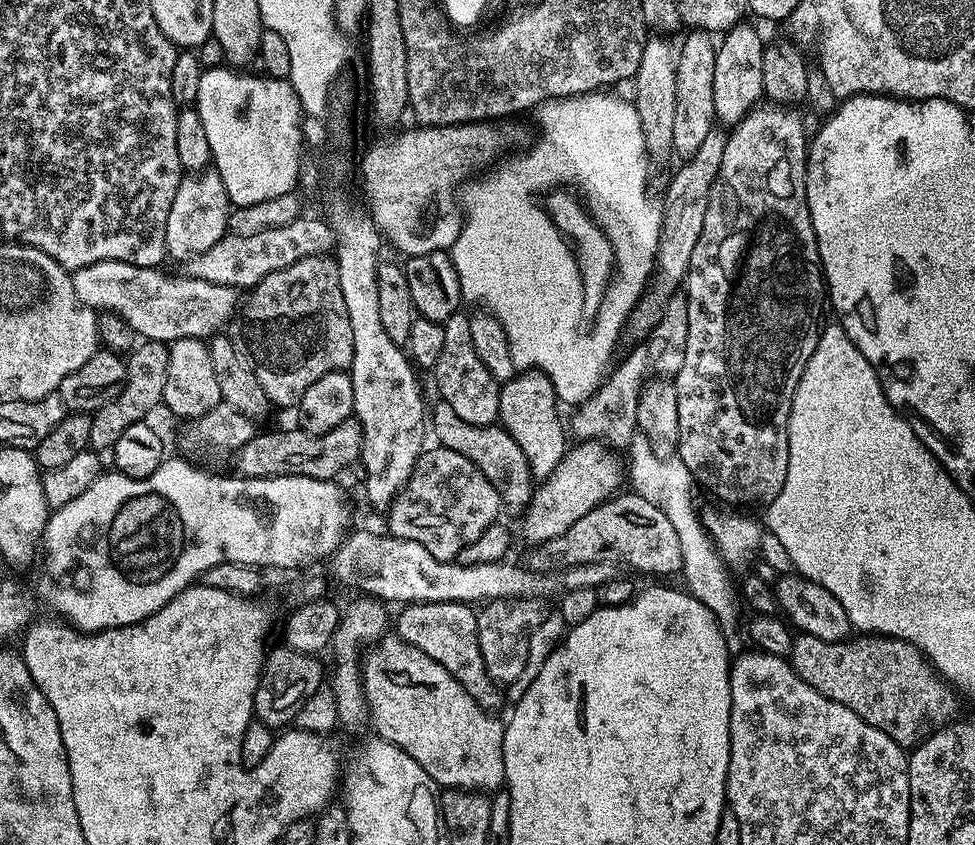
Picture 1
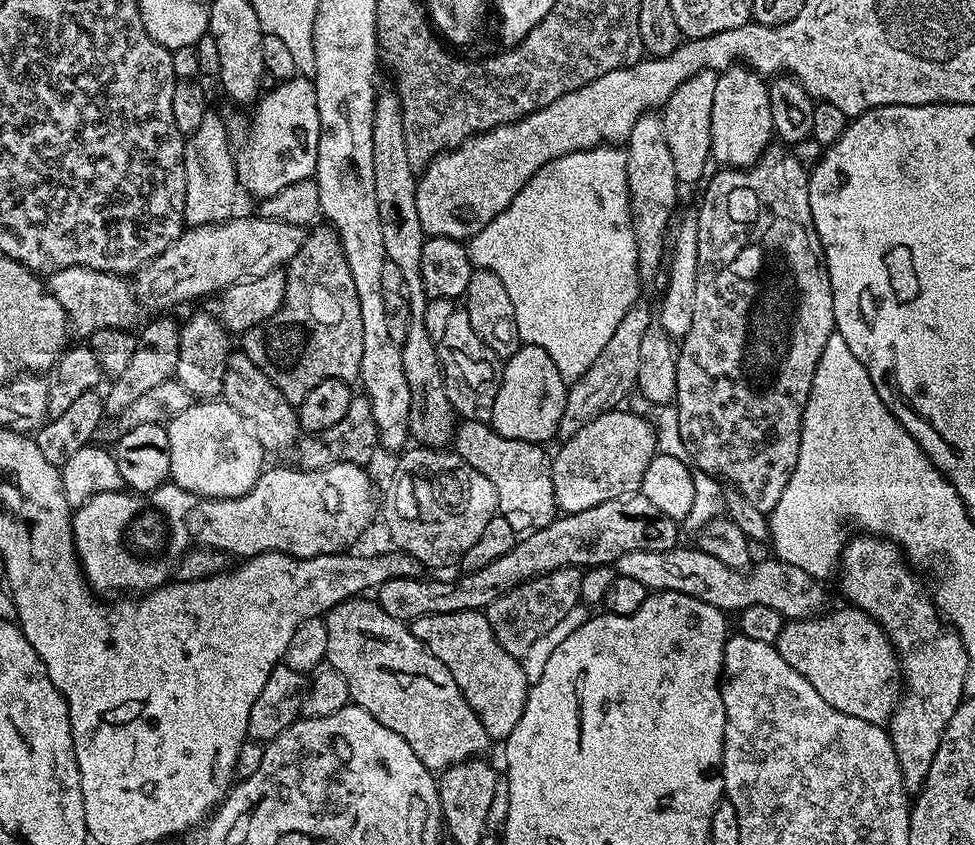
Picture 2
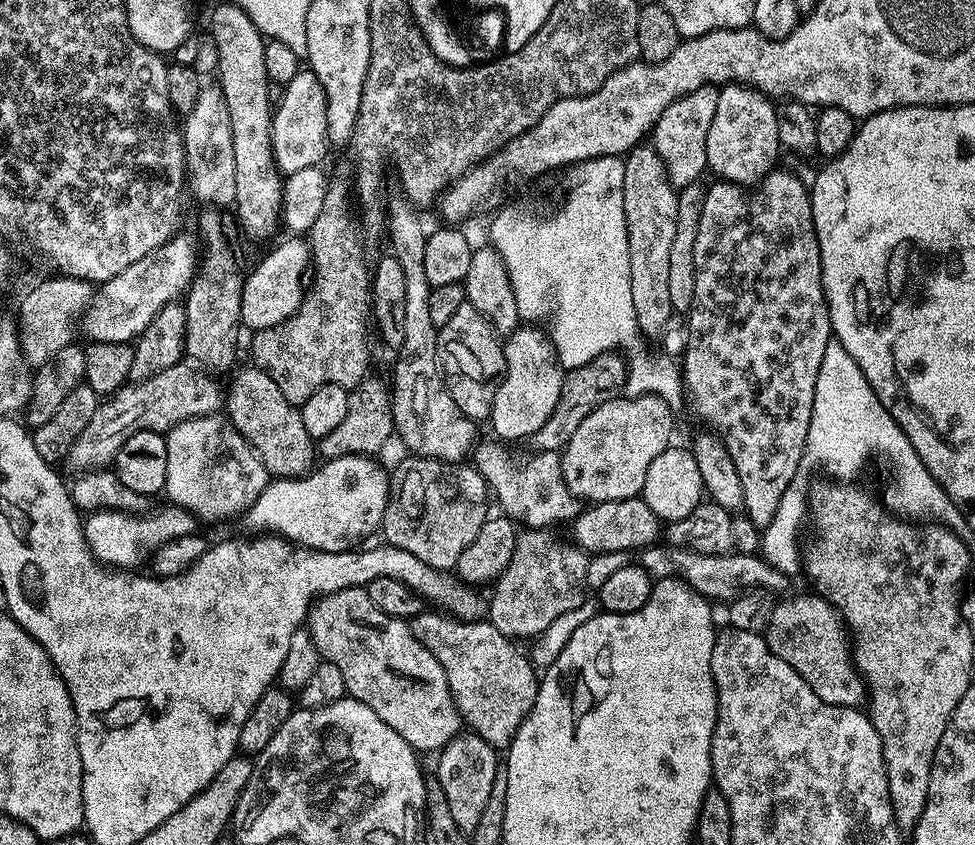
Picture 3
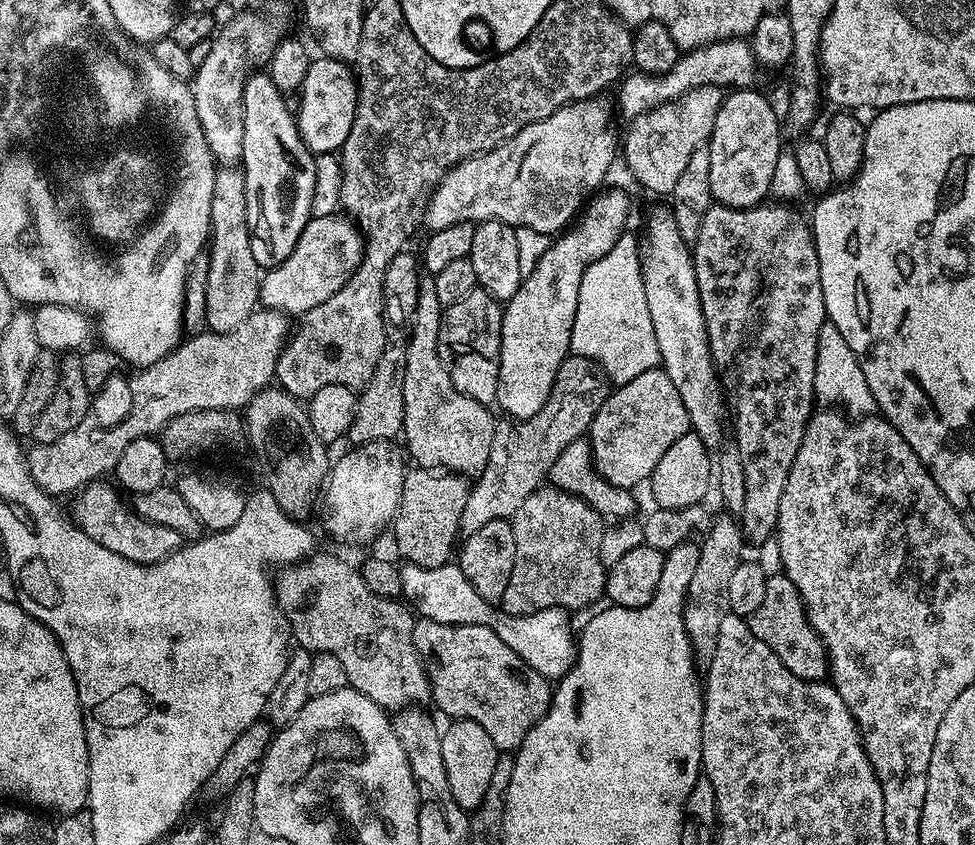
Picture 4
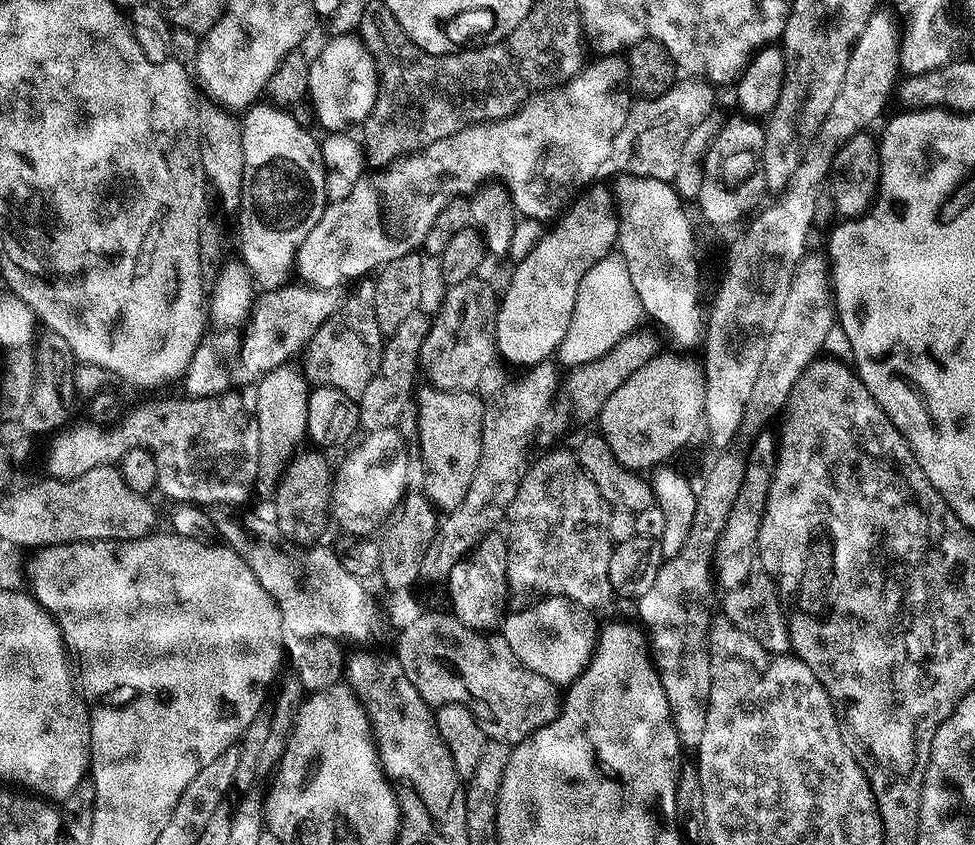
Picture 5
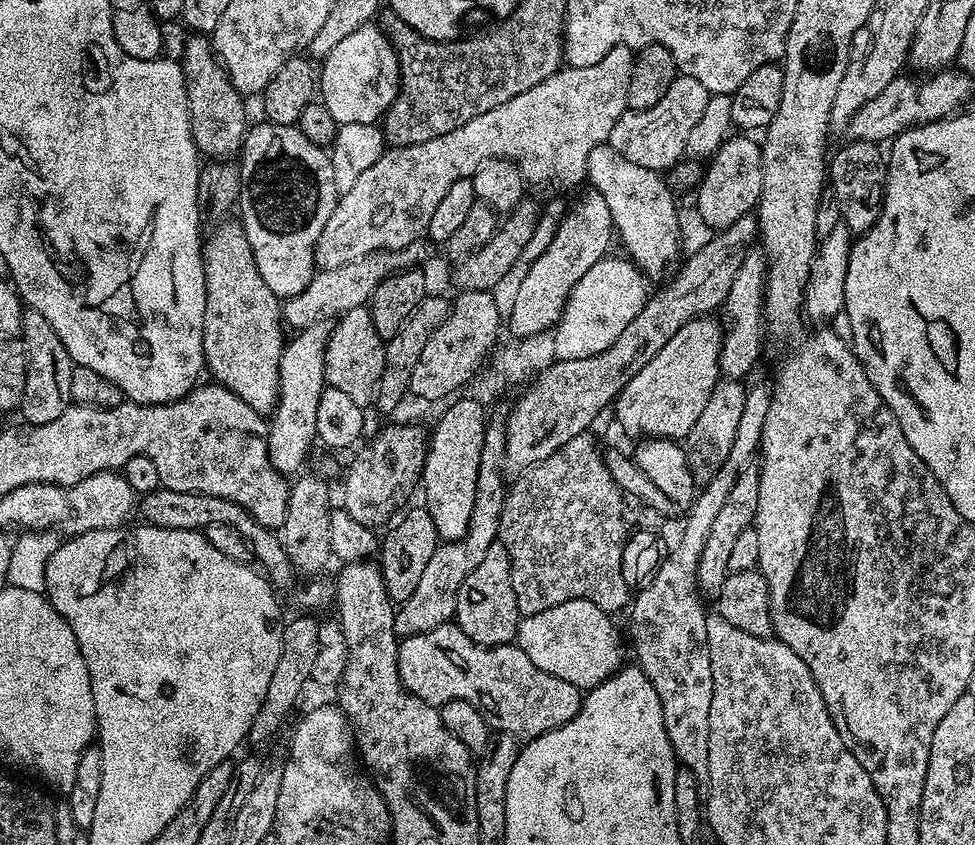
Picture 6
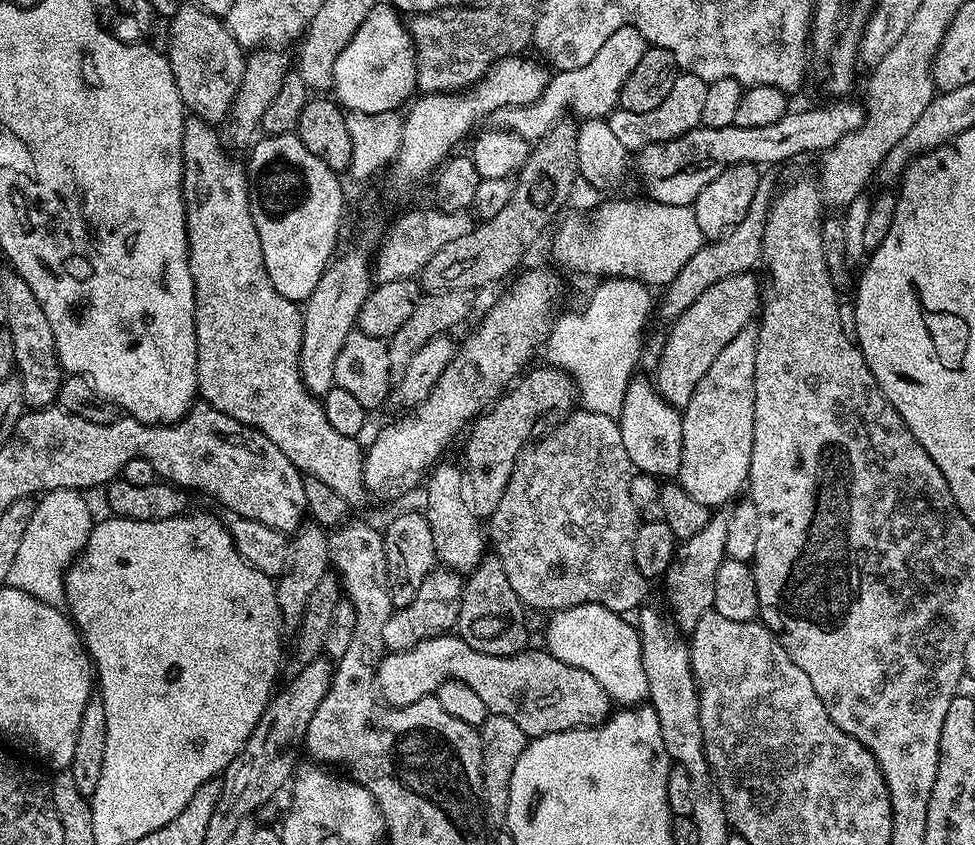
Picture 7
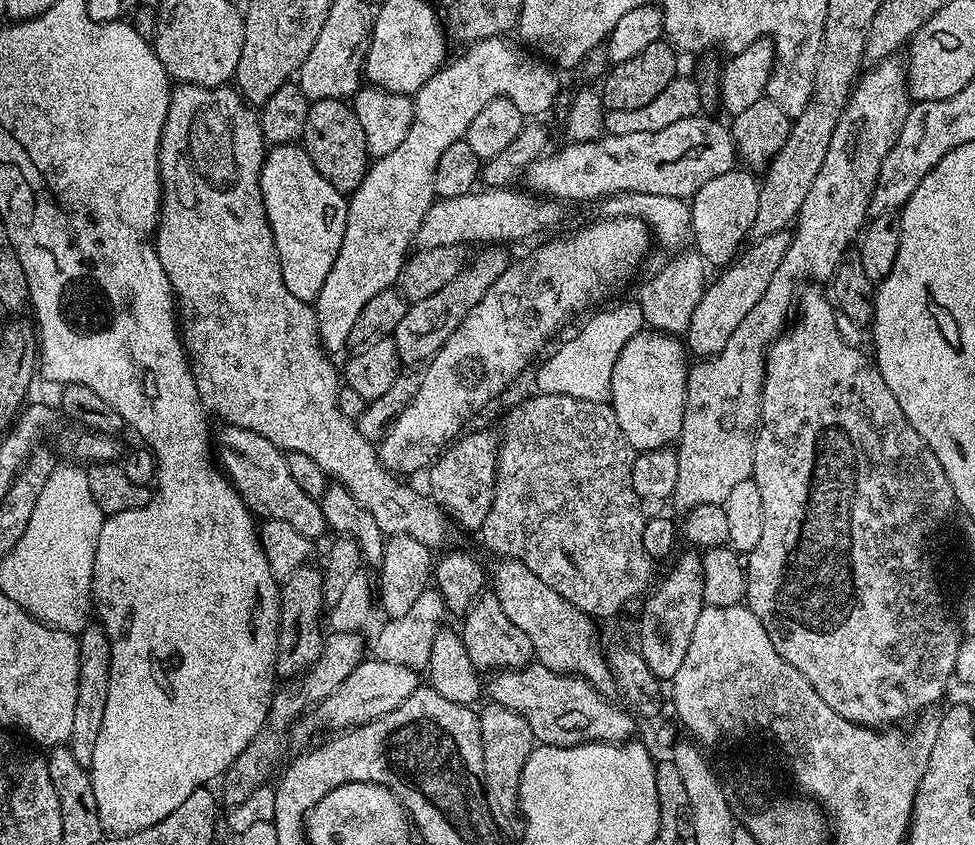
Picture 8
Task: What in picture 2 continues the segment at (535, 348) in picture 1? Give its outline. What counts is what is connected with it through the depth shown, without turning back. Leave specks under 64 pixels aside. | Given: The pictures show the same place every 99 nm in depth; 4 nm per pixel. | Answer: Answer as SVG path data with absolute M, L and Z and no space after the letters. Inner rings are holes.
M620 146L583 148L580 152L571 152L565 156L554 158L550 162L546 162L546 166L542 166L542 170L538 170L538 174L534 174L534 178L530 178L530 182L526 182L524 189L512 199L510 206L506 206L506 210L502 210L502 214L498 214L489 224L484 225L482 231L471 237L470 243L467 245L468 254L477 269L494 272L498 278L502 278L502 286L506 286L506 294L510 294L510 302L514 302L517 337L523 343L533 344L542 350L546 350L546 354L550 354L550 358L554 358L554 366L558 366L558 370L564 375L565 381L568 382L578 379L582 374L586 374L590 362L594 362L594 358L598 358L598 354L602 354L602 346L606 346L606 342L610 342L610 334L614 334L614 330L618 330L618 322L622 322L626 310L630 310L633 304L637 303L639 296L636 295L639 294L640 288L642 289L642 281L638 274L638 246L632 229L632 215L628 209L627 169L628 153ZM512 220L516 220L516 232L512 232ZM544 223L548 223L552 228L561 227L560 232L565 236L564 248L566 251L572 251L576 244L580 247L576 252L576 260L580 264L588 263L588 272L572 272L568 276L568 272L564 268L556 268L553 272L548 268L544 268L540 272L538 265L528 264L531 260L538 259L544 252L544 240L542 237L536 236L536 228L542 227Z

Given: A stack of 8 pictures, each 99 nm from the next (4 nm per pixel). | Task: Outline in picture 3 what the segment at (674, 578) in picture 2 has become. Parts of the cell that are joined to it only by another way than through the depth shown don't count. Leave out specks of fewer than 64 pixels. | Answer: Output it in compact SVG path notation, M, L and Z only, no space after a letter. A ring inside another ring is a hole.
M655 544L643 549L640 556L642 556L640 563L655 579L678 575L708 600L715 600L714 598L716 598L728 602L739 596L741 592L755 587L778 592L778 589L786 584L786 577L780 571L774 570L772 566L765 562L763 557L753 553L702 554L684 547Z

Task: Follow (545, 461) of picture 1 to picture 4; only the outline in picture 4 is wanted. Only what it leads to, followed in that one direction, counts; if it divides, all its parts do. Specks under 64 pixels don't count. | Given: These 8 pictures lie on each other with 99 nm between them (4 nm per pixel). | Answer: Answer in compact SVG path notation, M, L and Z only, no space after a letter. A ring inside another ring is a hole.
M608 188L597 191L595 195L587 201L586 207L579 213L578 219L567 230L559 233L551 241L552 245L541 254L536 260L536 265L532 268L532 273L525 275L520 282L520 289L514 294L514 298L510 298L504 305L504 317L502 318L502 338L500 339L500 369L498 370L498 390L496 391L495 407L505 412L505 417L511 418L513 421L529 420L534 418L534 414L538 414L538 410L542 410L542 406L546 406L546 402L552 396L552 387L556 381L556 372L560 369L560 363L570 355L572 346L572 327L574 326L574 318L578 308L578 290L581 286L581 280L584 277L584 271L588 269L588 265L594 263L598 258L602 258L614 245L618 242L618 238L625 231L624 228L628 224L628 196L620 188Z

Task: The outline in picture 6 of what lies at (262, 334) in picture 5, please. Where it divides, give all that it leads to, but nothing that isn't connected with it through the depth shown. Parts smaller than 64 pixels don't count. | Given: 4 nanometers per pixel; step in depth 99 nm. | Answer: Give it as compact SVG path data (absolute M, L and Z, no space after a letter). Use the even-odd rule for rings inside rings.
M413 242L395 250L366 254L346 266L317 271L306 286L306 290L302 290L302 294L294 294L283 301L283 323L289 329L292 327L292 330L299 330L316 321L323 321L325 318L332 318L337 314L349 312L352 308L365 307L371 301L374 290L387 276L419 265L421 263L419 260L423 256L423 246L420 245L420 242Z

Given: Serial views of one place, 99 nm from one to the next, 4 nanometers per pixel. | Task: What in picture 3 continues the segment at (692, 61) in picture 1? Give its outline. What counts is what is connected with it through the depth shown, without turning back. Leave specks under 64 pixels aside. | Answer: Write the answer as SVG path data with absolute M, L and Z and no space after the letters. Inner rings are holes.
M707 84L698 90L691 92L689 96L678 98L658 118L658 122L652 127L650 133L651 147L655 148L658 158L664 163L664 170L668 175L668 181L672 187L679 190L686 185L695 183L701 179L700 175L706 172L708 168L708 159L706 158L706 134L710 134L710 122L714 122L714 110L718 110L718 94L720 88L714 84Z

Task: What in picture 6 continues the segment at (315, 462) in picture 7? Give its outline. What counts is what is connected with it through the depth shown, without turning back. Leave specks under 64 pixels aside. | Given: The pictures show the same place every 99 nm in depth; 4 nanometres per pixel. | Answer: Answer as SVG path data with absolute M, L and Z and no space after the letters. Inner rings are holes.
M239 223L224 224L221 228L216 228L212 233L207 233L206 239L202 244L202 255L204 257L204 277L206 278L206 314L204 315L204 363L207 371L212 371L211 379L220 384L223 388L230 389L246 406L253 408L255 412L261 414L271 413L276 407L276 398L279 394L279 362L282 358L284 346L286 343L285 329L282 327L282 304L281 301L262 282L262 274L258 274L258 266L254 266L254 254L250 250L250 242L246 242L246 234Z

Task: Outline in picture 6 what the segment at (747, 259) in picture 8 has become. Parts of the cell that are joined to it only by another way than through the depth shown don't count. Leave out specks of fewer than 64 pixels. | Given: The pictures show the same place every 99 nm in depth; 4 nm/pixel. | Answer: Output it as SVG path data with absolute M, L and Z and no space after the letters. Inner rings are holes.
M697 318L686 322L616 397L614 409L620 424L636 438L663 438L679 441L698 422L698 414L721 379L720 347L724 341L722 324L716 318Z

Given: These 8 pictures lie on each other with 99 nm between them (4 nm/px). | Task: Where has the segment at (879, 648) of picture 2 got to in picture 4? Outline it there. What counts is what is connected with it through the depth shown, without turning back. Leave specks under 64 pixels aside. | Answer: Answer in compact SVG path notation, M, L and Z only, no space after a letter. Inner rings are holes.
M781 574L768 577L766 594L762 597L758 610L754 610L747 621L754 638L766 642L766 646L770 646L774 654L778 654L782 666L786 666L790 674L817 682L829 675L828 651L824 649L822 638L814 630L814 626L810 626L808 611L804 609L802 598L788 576Z

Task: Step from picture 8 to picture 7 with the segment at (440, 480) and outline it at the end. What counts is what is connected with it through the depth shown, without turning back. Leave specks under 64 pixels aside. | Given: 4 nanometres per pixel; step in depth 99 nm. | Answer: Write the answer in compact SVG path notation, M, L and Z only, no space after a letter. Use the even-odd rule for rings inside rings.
M533 367L525 371L504 395L487 411L477 416L467 429L468 441L464 444L462 464L466 469L466 484L470 489L472 509L481 518L491 518L494 510L498 510L498 502L502 502L504 487L510 482L510 474L514 474L516 461L529 441L557 428L568 417L568 413L573 411L572 377L560 368L543 367L536 369Z

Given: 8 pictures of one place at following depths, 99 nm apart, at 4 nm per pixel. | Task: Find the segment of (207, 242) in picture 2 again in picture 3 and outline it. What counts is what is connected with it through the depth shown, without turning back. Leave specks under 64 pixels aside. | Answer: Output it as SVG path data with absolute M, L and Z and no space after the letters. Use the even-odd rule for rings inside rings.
M177 234L160 248L122 270L122 274L103 281L93 293L82 318L89 339L131 343L164 306L179 301L187 293L197 267L197 245L196 248L192 245L190 237Z

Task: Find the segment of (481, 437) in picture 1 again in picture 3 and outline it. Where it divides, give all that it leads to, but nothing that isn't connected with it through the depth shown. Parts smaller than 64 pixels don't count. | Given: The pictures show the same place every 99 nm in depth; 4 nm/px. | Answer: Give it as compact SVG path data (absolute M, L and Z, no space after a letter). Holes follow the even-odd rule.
M495 439L492 440L475 445L474 467L488 484L495 503L496 500L500 503L499 511L503 515L517 525L523 526L524 523L528 523L534 528L540 528L554 520L575 521L582 511L582 500L571 492L564 481L564 473L561 471L562 456L559 451L537 451L534 454L536 456L525 462L524 468L519 468L508 457L508 452L504 449L507 447Z

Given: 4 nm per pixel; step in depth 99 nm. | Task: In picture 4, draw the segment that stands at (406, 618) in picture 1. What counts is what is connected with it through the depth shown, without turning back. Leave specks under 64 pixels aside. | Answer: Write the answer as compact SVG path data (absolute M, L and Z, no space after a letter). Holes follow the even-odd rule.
M420 618L412 633L432 687L431 703L437 704L448 718L478 722L494 738L496 748L519 748L526 734L548 712L553 685L510 650L494 630L477 624L447 624Z

